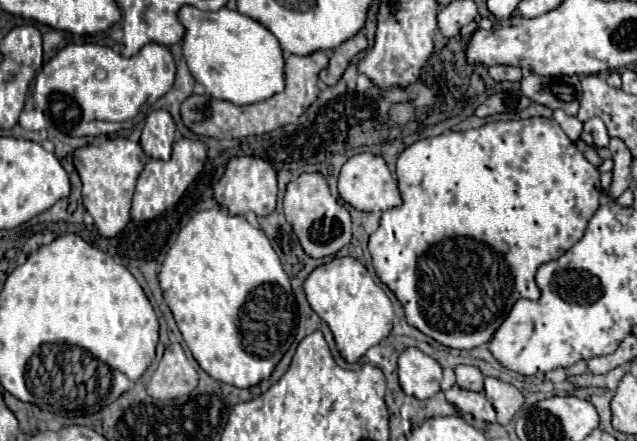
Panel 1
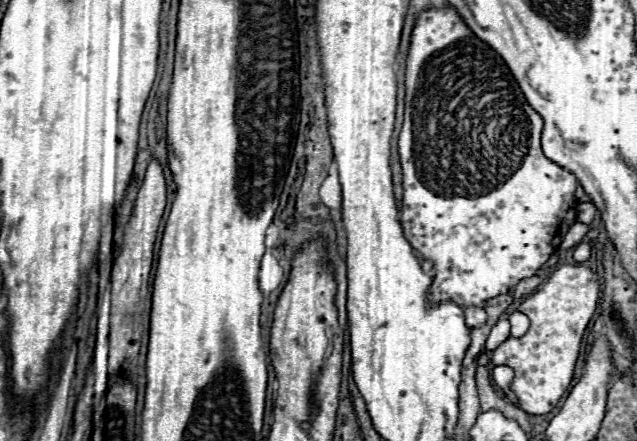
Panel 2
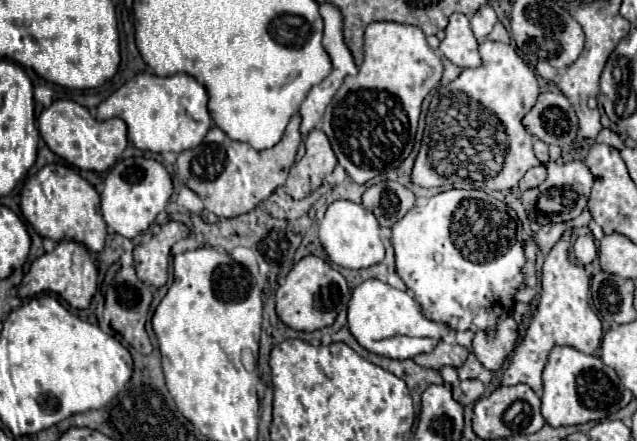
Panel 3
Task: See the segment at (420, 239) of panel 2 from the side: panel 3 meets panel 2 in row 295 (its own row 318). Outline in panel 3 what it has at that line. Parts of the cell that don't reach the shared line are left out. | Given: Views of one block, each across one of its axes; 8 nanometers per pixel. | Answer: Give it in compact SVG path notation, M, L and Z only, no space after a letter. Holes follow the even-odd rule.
M444 190L432 196L426 204L414 206L398 224L392 226L392 246L396 252L396 274L414 292L426 318L446 324L452 330L486 332L494 336L498 320L508 316L514 308L516 294L526 286L522 268L526 264L524 254L524 228L506 202L492 198L484 190Z

